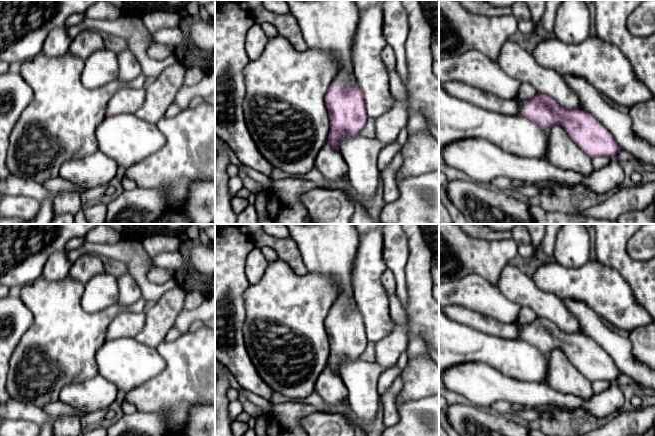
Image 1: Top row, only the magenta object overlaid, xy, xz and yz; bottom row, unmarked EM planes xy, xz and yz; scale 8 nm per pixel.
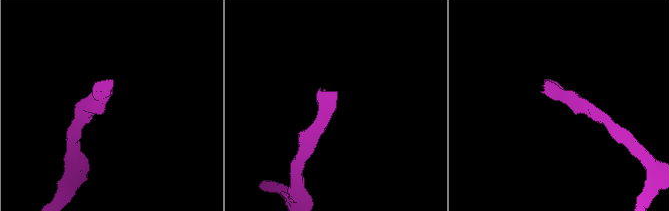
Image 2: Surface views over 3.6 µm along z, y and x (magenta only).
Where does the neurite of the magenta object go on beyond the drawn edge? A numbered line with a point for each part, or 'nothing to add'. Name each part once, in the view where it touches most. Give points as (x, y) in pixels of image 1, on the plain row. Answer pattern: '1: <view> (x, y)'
1: xz (342, 303)

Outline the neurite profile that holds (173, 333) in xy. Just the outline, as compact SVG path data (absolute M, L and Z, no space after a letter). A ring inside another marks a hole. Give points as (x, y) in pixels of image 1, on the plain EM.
M174 326L172 327L165 336L165 342L172 342L179 338L182 334L180 331Z

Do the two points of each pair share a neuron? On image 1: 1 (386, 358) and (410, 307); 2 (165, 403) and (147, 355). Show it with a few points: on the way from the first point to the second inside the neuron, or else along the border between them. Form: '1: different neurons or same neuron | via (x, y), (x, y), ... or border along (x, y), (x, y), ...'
1: same neuron | via (393, 345), (412, 326), (412, 320)
2: different neurons | border along (159, 353), (165, 367), (156, 375), (134, 387)

